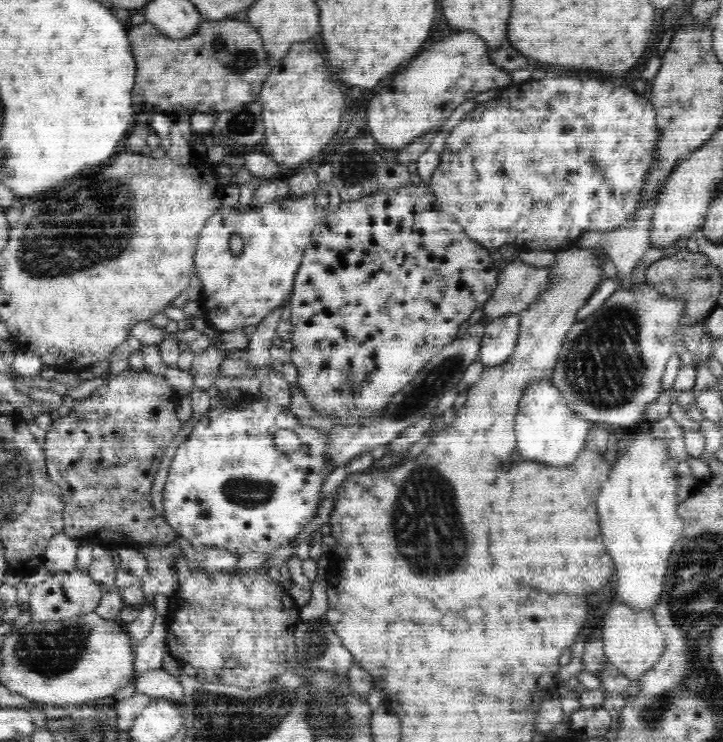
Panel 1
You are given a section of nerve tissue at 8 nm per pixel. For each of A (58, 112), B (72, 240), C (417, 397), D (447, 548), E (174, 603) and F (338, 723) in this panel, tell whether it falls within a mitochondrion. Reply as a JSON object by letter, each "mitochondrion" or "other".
{"A":"other","B":"mitochondrion","C":"mitochondrion","D":"mitochondrion","E":"other","F":"mitochondrion"}

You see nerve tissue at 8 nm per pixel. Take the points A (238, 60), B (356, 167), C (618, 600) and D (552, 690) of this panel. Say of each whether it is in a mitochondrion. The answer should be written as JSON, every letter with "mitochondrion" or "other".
{"A":"mitochondrion","B":"mitochondrion","C":"other","D":"other"}

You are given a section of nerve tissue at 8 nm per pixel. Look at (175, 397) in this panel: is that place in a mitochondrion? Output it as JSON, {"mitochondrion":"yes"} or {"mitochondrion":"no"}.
{"mitochondrion":"no"}

